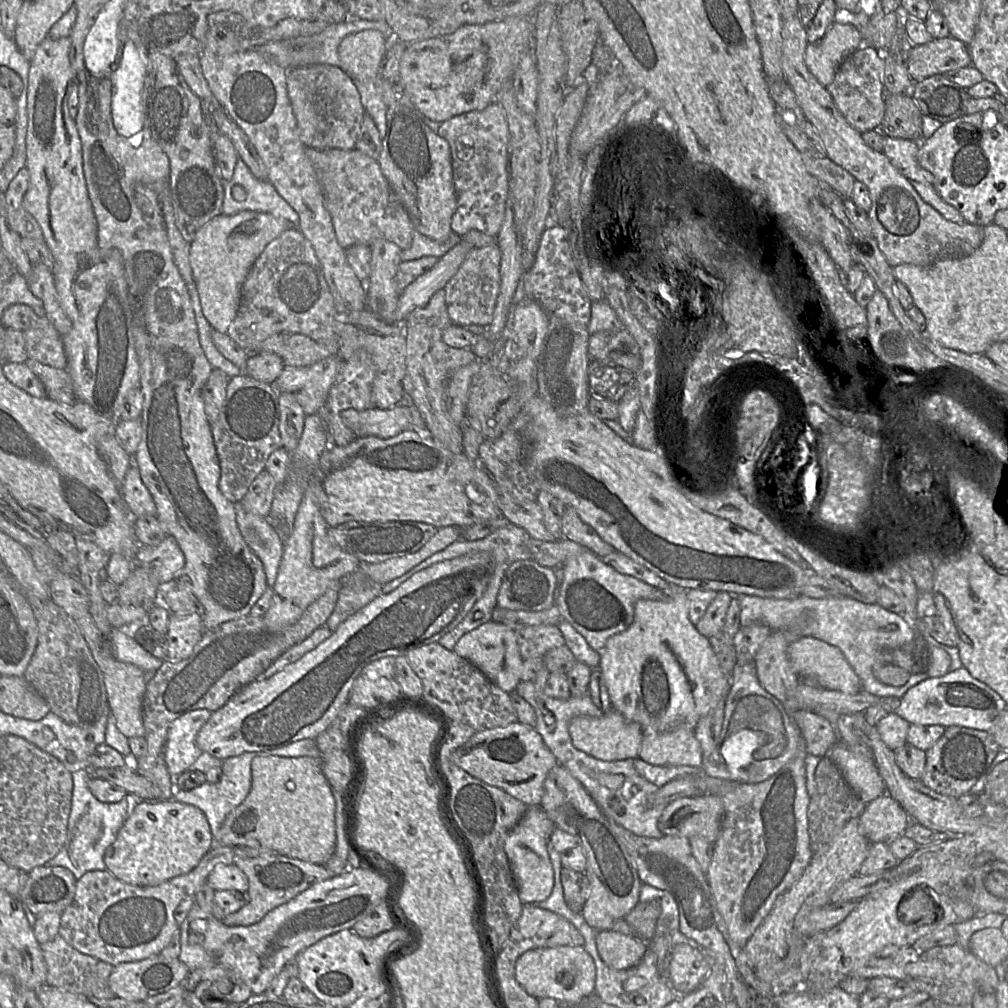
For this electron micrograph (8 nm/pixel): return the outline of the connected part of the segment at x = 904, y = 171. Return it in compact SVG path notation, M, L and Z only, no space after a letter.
M885 137L883 153L891 164L909 181L934 184L934 177L921 168L918 151L921 141Z

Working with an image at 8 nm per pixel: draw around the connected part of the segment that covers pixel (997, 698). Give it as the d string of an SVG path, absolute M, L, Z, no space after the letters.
M962 667L941 677L928 678L910 688L902 698L900 698L900 705L894 713L908 721L910 724L924 726L941 725L945 728L950 726L962 726L990 732L995 718L1006 708L1007 705L1005 701L997 692L985 683L972 677L969 671Z

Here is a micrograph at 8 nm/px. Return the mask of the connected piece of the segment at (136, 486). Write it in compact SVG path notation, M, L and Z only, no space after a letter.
M134 464L121 483L121 493L128 511L135 517L156 516L155 502Z

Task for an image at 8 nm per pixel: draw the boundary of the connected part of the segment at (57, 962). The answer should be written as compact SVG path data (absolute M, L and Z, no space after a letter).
M60 936L41 944L40 948L47 966L46 984L63 991L96 999L115 997L109 988L109 977L114 966L76 951Z

